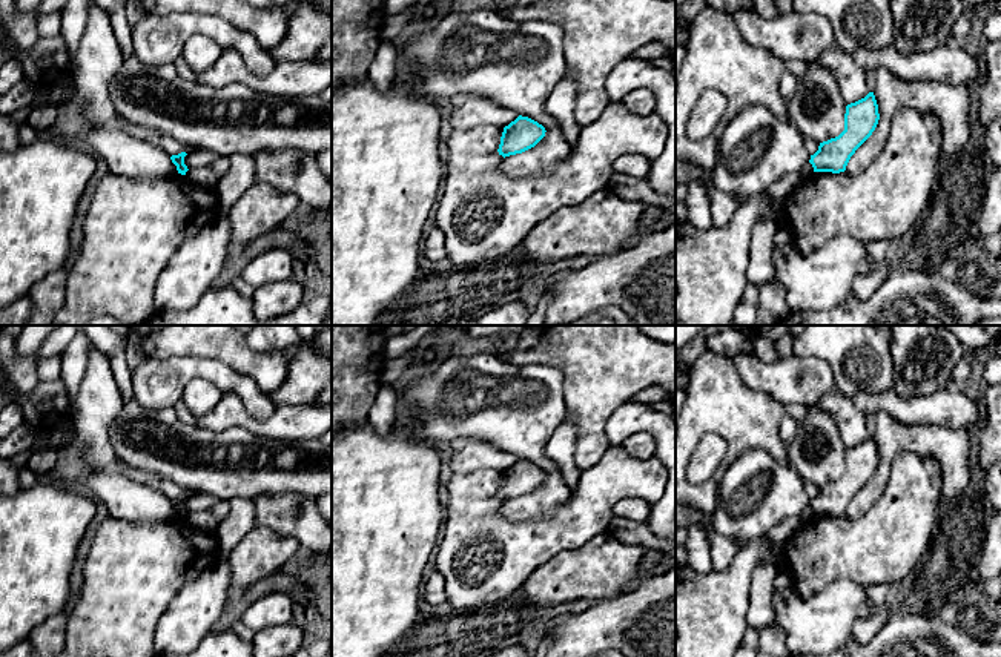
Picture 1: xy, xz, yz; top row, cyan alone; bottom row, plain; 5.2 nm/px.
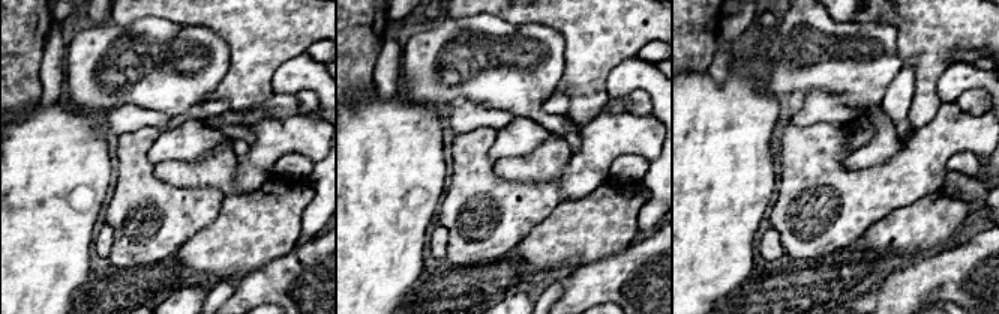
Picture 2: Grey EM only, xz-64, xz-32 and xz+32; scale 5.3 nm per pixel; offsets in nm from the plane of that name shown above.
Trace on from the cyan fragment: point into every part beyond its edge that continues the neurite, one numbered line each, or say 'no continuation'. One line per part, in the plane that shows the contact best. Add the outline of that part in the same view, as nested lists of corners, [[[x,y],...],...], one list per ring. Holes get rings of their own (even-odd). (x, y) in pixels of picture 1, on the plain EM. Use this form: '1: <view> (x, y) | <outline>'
no continuation

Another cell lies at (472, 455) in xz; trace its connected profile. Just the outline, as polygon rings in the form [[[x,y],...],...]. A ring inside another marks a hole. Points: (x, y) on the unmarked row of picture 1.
[[[465,441],[456,445],[450,461],[451,473],[464,474],[481,468],[508,470],[520,457],[497,450],[493,444],[482,441]]]

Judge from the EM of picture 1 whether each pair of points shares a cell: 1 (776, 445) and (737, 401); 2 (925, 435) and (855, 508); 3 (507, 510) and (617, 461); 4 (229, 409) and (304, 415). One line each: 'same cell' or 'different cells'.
1: same cell
2: same cell
3: different cells
4: same cell

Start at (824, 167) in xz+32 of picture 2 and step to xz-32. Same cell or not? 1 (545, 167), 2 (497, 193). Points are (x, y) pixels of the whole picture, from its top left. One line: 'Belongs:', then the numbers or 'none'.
Belongs: 2

